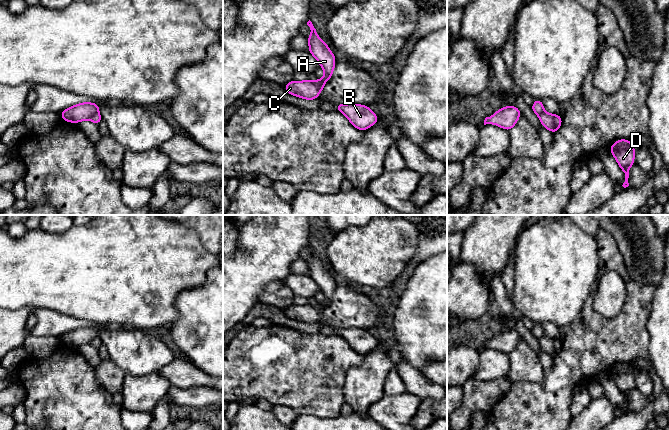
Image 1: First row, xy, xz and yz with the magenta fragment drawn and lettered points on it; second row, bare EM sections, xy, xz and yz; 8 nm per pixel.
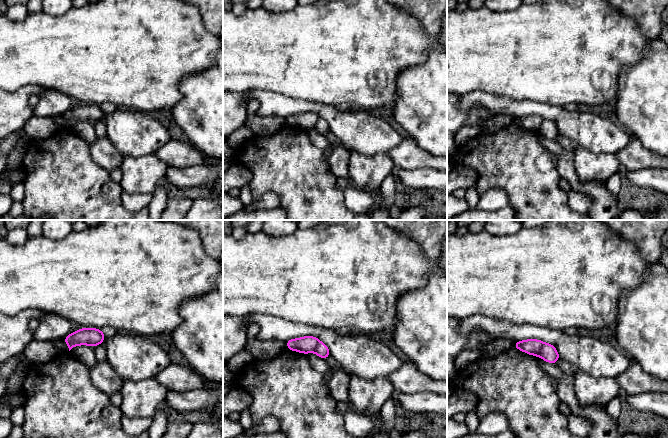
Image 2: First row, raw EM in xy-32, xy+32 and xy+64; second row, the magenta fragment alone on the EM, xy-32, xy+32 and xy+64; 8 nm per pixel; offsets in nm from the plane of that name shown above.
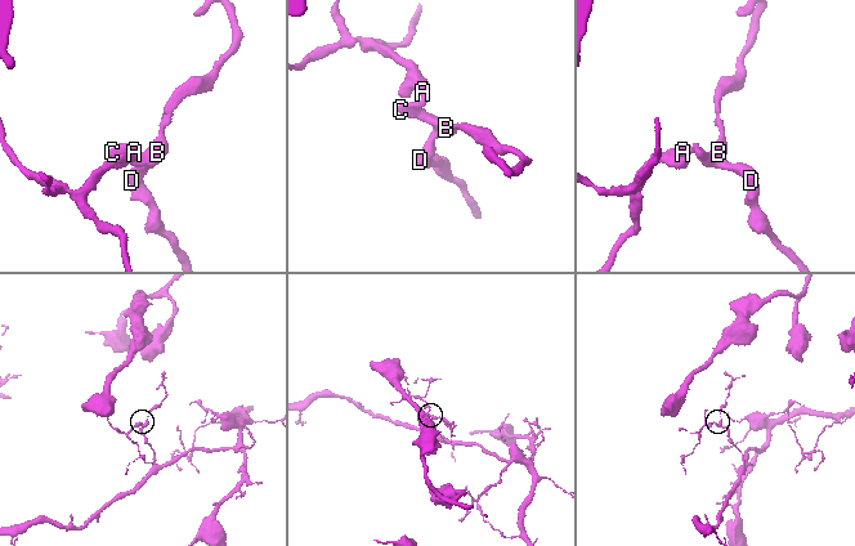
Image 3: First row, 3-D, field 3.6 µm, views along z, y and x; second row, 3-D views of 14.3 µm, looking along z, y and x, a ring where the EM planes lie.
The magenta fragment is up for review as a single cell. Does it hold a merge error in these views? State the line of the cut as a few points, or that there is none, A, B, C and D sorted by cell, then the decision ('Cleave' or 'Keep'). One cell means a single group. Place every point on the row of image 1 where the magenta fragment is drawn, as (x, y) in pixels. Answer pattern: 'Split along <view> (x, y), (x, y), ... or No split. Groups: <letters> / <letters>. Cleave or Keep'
Split along xy (98, 112), (90, 118). Groups: A C / B D. Cleave

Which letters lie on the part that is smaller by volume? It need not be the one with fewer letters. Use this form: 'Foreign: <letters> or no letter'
Foreign: A, C

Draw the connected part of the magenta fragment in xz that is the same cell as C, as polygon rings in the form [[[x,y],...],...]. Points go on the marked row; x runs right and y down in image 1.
[[[310,20],[307,22],[307,25],[311,30],[310,36],[307,37],[309,42],[308,52],[311,53],[319,62],[325,72],[325,76],[322,79],[317,79],[316,81],[311,81],[309,79],[306,81],[292,80],[284,86],[284,89],[290,95],[294,95],[302,99],[314,100],[317,99],[320,94],[320,87],[324,86],[324,84],[331,79],[336,59],[326,43],[317,36],[317,31]]]

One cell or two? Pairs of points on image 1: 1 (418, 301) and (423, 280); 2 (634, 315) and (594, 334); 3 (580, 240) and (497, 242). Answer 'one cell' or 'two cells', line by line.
1: one cell
2: one cell
3: two cells

